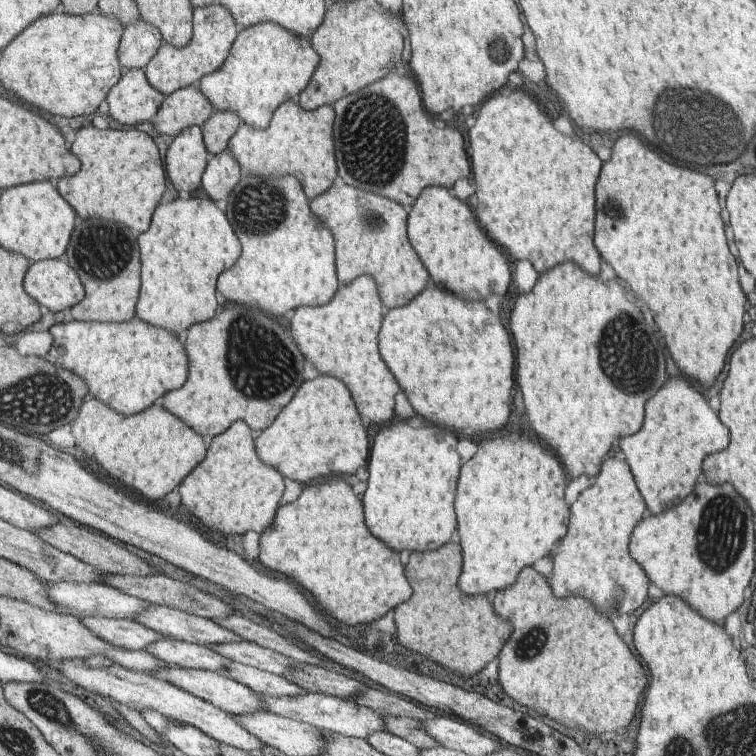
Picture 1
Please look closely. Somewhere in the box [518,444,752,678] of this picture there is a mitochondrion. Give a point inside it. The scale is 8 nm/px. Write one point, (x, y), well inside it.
(717, 555)

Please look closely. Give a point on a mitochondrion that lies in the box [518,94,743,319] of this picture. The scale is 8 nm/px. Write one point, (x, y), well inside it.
(612, 210)

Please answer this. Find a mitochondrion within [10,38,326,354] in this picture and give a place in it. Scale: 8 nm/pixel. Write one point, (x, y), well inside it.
(102, 251)

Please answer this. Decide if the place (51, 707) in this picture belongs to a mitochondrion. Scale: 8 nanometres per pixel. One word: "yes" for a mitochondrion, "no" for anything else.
yes

